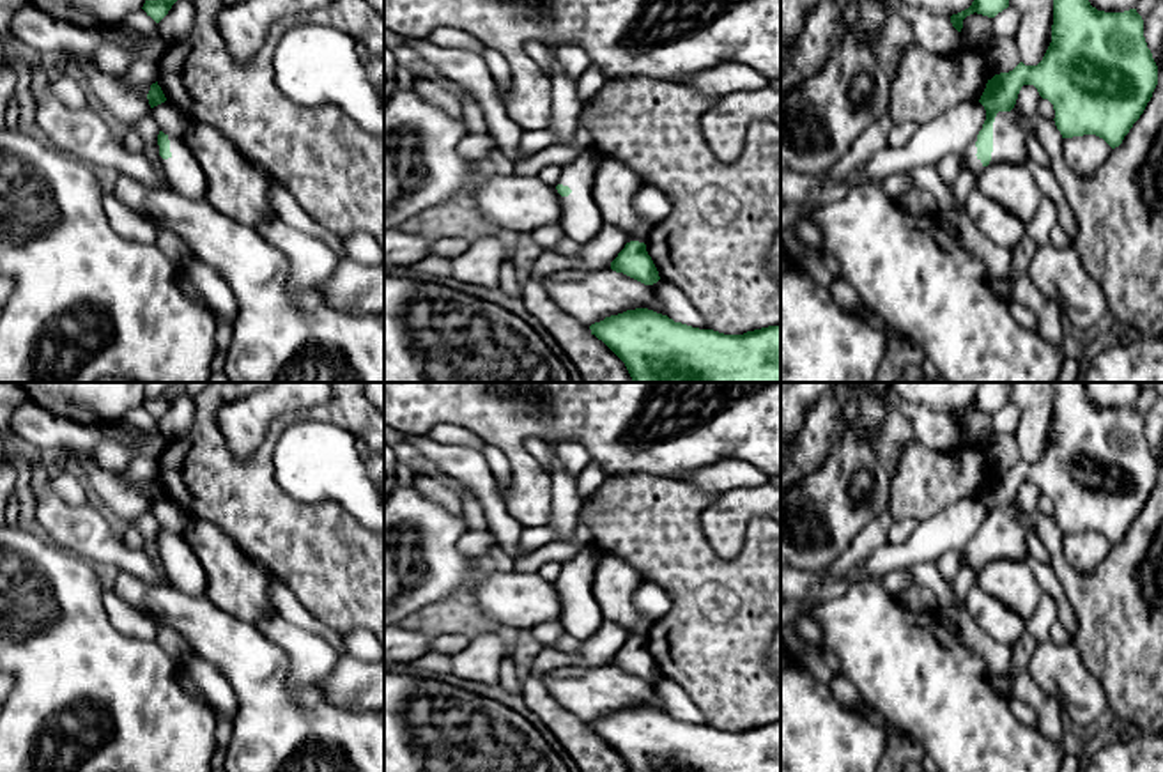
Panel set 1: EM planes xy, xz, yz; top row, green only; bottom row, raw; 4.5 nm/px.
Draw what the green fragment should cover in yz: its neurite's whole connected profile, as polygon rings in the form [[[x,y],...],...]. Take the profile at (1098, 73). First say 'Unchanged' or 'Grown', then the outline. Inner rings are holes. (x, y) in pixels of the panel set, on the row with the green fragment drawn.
Grown. [[[1053,0],[1051,42],[1037,66],[1020,62],[1013,71],[988,80],[979,103],[986,120],[977,138],[961,156],[975,179],[988,165],[1023,165],[1030,158],[1027,136],[1014,120],[1014,104],[1023,85],[1034,85],[1055,110],[1055,126],[1062,138],[1096,135],[1112,149],[1119,147],[1144,113],[1158,85],[1158,66],[1144,37],[1144,19],[1136,9],[1105,12],[1089,0]]]

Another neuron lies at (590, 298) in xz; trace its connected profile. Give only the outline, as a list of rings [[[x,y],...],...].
[[[612,269],[559,271],[543,278],[542,287],[563,312],[588,326],[635,308],[666,315],[653,285],[644,285]]]

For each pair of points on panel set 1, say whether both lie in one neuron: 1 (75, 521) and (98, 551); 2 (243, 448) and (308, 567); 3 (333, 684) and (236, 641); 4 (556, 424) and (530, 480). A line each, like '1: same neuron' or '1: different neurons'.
1: same neuron
2: different neurons
3: different neurons
4: same neuron

